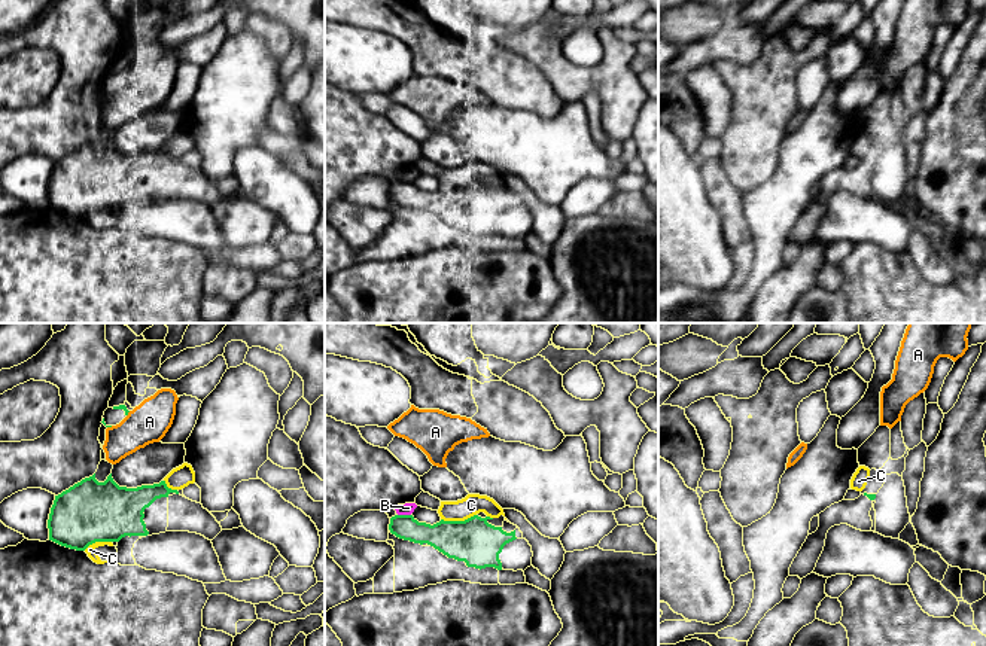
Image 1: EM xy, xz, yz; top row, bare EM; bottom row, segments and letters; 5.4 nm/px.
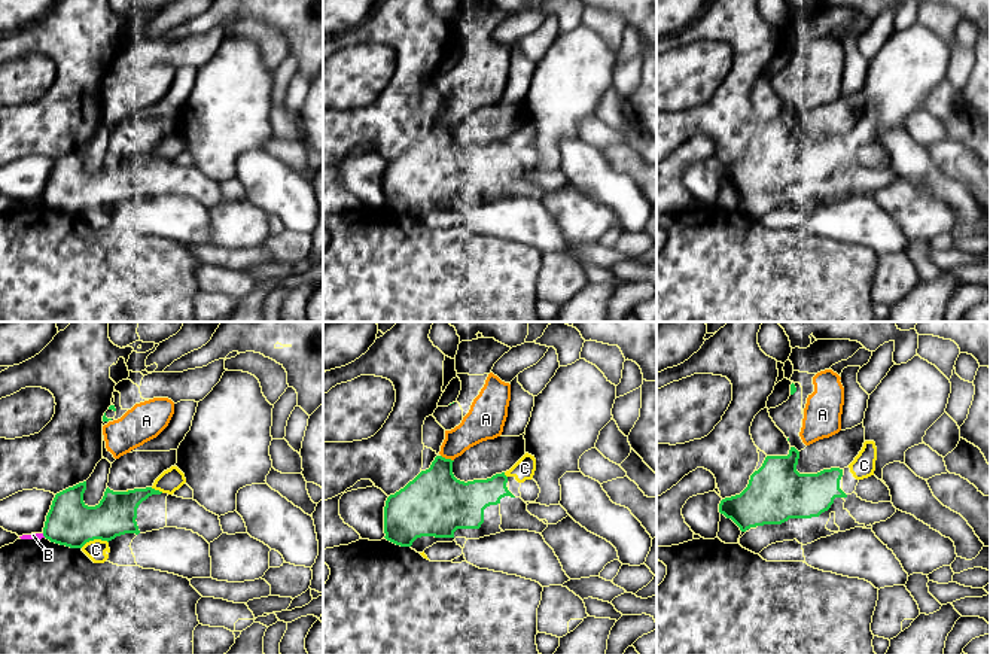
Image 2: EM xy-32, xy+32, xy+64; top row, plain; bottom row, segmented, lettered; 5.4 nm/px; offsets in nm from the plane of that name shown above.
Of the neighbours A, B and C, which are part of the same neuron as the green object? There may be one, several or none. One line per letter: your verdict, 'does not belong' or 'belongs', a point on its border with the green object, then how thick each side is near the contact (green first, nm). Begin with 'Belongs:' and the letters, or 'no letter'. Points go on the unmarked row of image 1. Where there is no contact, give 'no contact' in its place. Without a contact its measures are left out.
Belongs: no letter
A: does not belong; contact xy (127, 81); calibres 30 and 220 nm
B: does not belong; contact xz (404, 182); calibres 160 and 60 nm
C: does not belong; contact xz (457, 188); calibres 240 and 110 nm

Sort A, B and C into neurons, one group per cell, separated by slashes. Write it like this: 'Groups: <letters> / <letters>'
Groups: A / B / C

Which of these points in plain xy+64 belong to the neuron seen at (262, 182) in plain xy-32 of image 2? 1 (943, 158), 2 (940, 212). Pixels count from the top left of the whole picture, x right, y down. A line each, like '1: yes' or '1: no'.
1: no
2: no

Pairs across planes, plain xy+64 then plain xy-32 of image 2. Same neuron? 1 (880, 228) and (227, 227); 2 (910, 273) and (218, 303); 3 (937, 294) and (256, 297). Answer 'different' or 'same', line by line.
1: different
2: different
3: same

